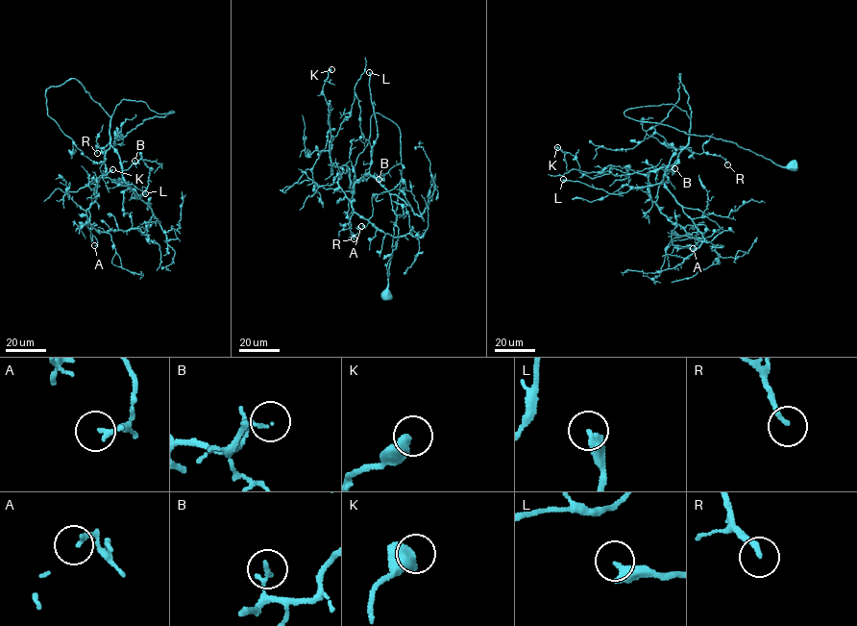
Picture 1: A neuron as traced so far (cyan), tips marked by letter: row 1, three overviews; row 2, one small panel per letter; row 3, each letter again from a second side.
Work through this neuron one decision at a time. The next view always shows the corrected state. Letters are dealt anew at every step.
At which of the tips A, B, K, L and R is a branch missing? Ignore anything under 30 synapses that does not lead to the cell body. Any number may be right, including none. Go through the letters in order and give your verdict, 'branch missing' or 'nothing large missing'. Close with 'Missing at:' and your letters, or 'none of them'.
A: nothing large missing
B: nothing large missing
K: nothing large missing
L: branch missing
R: nothing large missing
Missing at: L

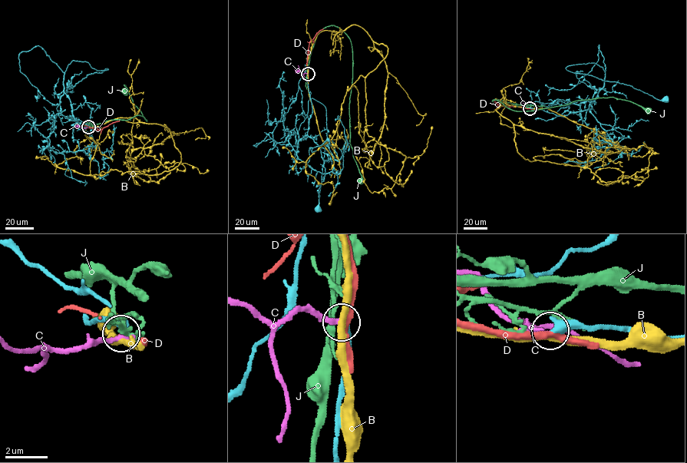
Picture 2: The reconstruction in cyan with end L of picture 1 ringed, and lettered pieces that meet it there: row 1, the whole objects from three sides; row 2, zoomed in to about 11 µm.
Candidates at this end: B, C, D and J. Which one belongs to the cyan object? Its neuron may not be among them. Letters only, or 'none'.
C

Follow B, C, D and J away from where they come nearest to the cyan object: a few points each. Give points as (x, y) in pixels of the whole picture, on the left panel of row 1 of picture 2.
B: (89, 127), (120, 117), (162, 124), (180, 163), (132, 172), (146, 181), (168, 168), (140, 140), (118, 141)
C: (89, 127), (81, 128), (76, 125)
D: (89, 127), (98, 130), (120, 120)
J: (88, 126), (110, 120), (127, 120), (140, 115), (146, 121), (133, 104), (123, 84), (127, 87), (126, 92)

